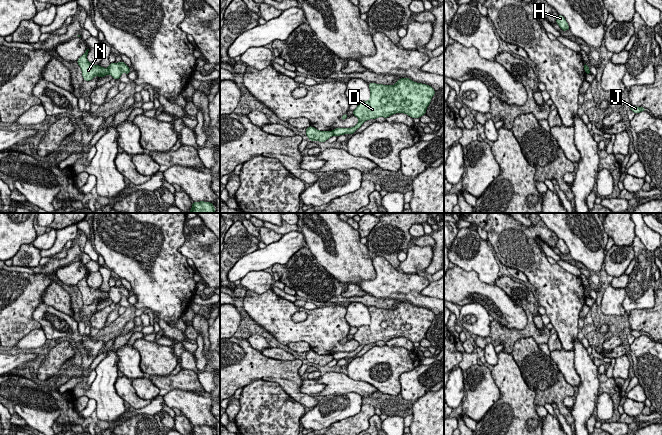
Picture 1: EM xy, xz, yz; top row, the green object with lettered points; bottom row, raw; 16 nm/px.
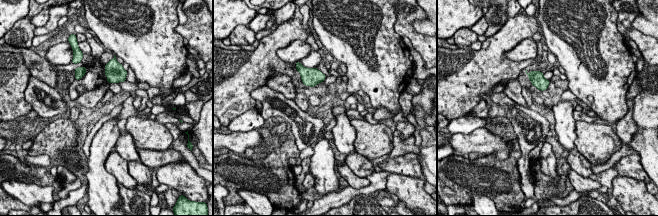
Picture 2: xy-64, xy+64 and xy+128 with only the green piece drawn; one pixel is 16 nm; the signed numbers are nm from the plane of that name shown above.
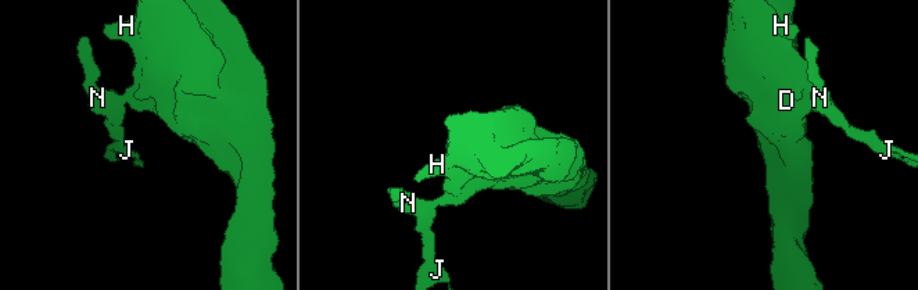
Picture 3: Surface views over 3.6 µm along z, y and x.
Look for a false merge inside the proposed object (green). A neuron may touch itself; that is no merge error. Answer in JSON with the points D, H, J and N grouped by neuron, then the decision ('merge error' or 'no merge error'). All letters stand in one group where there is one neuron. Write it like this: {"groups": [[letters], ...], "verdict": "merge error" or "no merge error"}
{"groups": [["D", "H"], ["J", "N"]], "verdict": "merge error"}

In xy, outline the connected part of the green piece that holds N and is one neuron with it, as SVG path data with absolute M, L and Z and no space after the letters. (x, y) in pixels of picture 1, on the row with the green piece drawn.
M87 49L86 52L77 60L77 63L82 70L83 79L85 81L90 81L95 76L99 76L101 78L108 75L109 74L108 68L103 68L100 65L93 65L88 62L87 60L88 51L89 49Z

